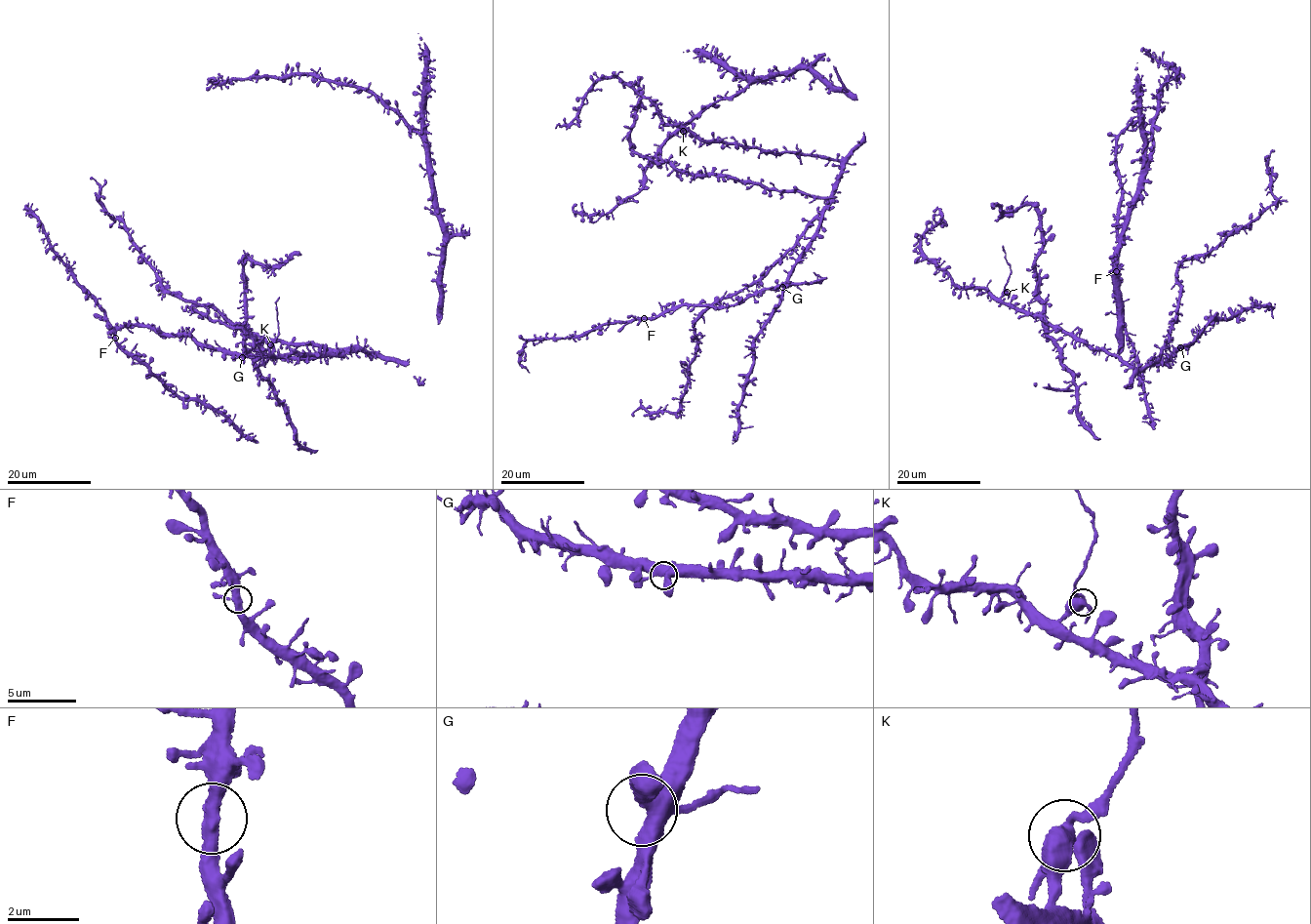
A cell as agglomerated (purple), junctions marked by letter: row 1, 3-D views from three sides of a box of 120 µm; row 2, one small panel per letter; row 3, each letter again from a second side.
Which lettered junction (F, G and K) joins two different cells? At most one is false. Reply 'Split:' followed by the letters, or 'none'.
Split: K

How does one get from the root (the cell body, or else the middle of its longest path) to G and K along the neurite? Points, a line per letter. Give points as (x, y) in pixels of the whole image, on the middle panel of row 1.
G: (843, 164), (840, 180), (825, 206), (823, 220), (782, 287)
K: (843, 164), (818, 155), (766, 152), (724, 141), (704, 143), (687, 129), (683, 131)

